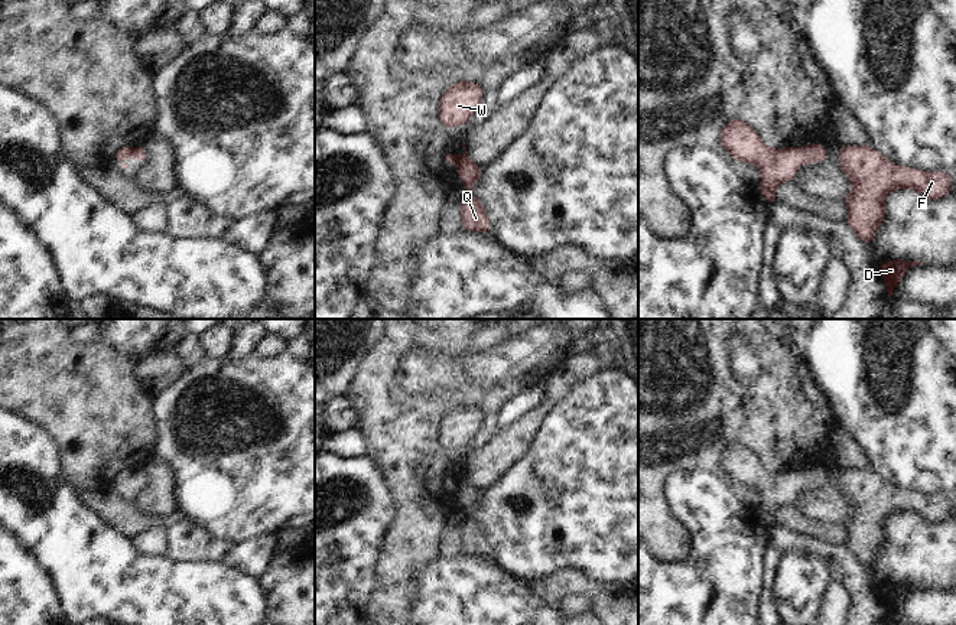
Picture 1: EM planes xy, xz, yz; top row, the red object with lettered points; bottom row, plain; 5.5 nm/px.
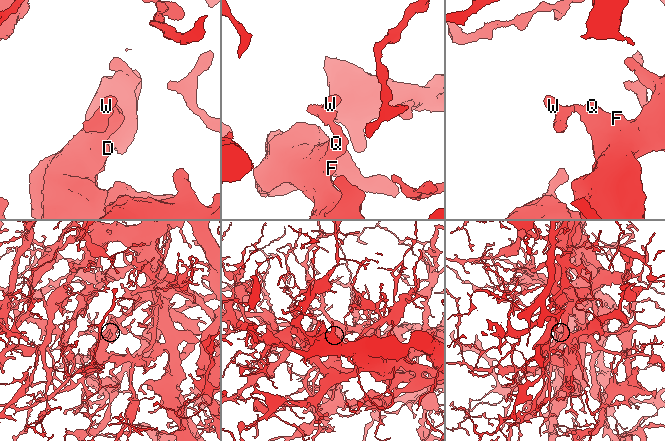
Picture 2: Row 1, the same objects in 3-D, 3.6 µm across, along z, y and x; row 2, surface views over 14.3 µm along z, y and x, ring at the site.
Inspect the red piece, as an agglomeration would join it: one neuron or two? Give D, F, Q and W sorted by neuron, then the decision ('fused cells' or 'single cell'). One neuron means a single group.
D F Q W | single cell

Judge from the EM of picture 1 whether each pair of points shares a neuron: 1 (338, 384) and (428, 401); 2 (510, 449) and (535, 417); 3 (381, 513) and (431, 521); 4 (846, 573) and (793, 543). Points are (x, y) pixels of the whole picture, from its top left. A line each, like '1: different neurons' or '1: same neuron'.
1: different neurons
2: same neuron
3: different neurons
4: same neuron

